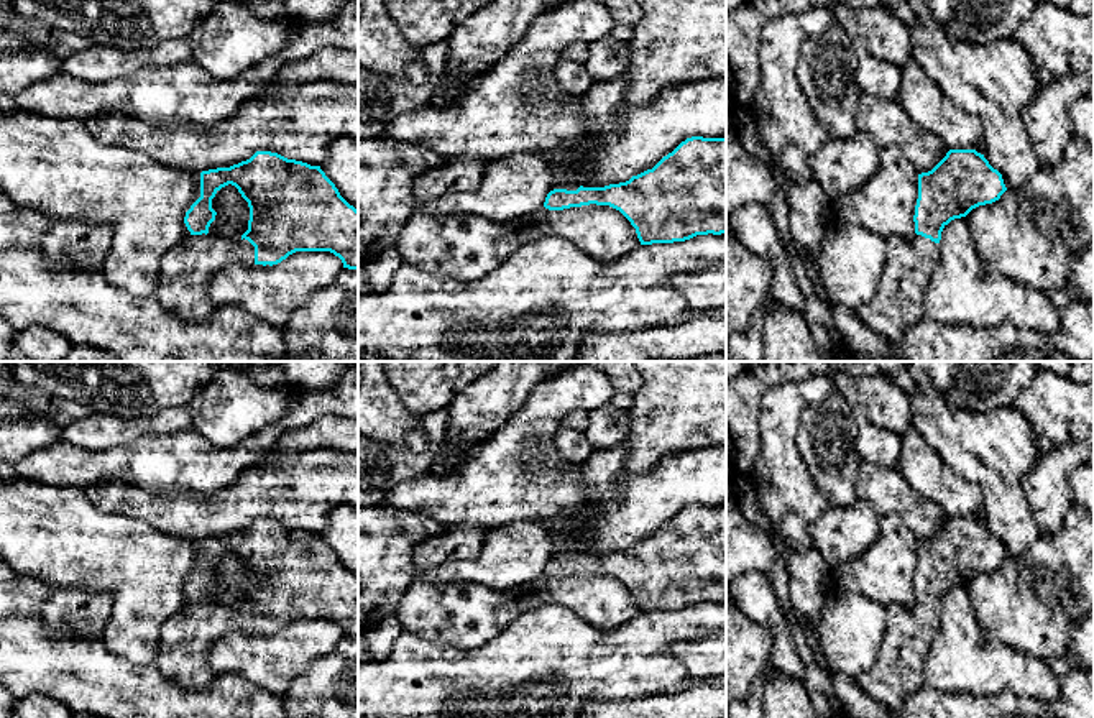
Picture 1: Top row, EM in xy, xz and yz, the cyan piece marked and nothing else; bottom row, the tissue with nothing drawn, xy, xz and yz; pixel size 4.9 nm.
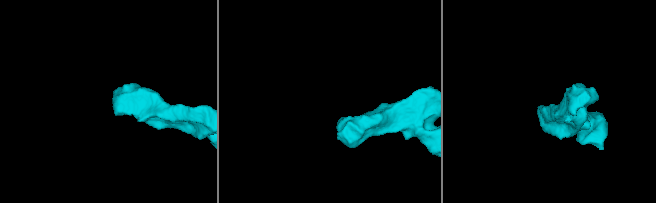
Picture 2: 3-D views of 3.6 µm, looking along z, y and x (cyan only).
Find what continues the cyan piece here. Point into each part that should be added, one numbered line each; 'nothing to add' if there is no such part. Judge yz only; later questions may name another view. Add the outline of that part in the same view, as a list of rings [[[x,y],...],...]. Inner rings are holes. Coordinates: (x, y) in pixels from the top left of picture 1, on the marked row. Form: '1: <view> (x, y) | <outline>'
1: yz (897, 304) | [[[915,235],[912,242],[902,237],[885,238],[885,258],[887,266],[874,297],[854,312],[874,334],[895,343],[910,325],[925,315],[923,292],[941,255],[938,243]]]

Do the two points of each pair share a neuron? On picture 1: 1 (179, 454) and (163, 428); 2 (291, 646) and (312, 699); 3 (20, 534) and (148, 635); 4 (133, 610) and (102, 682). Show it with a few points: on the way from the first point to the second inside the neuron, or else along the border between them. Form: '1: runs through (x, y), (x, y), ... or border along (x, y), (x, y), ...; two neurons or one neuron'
1: border along (189, 428), (179, 432), (143, 434), (130, 442); two neurons
2: border along (332, 649), (321, 654), (283, 697); two neurons
3: runs through (56, 534), (66, 543), (74, 544), (128, 598); one neuron
4: border along (102, 635), (112, 651), (132, 662), (153, 662); two neurons

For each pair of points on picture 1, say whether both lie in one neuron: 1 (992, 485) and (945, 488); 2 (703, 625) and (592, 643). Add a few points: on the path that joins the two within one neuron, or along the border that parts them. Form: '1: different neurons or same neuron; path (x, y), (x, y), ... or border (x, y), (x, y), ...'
1: different neurons; border (946, 462), (978, 488), (981, 511), (976, 518)
2: same neuron; path (675, 626), (654, 631), (643, 643), (620, 643)

